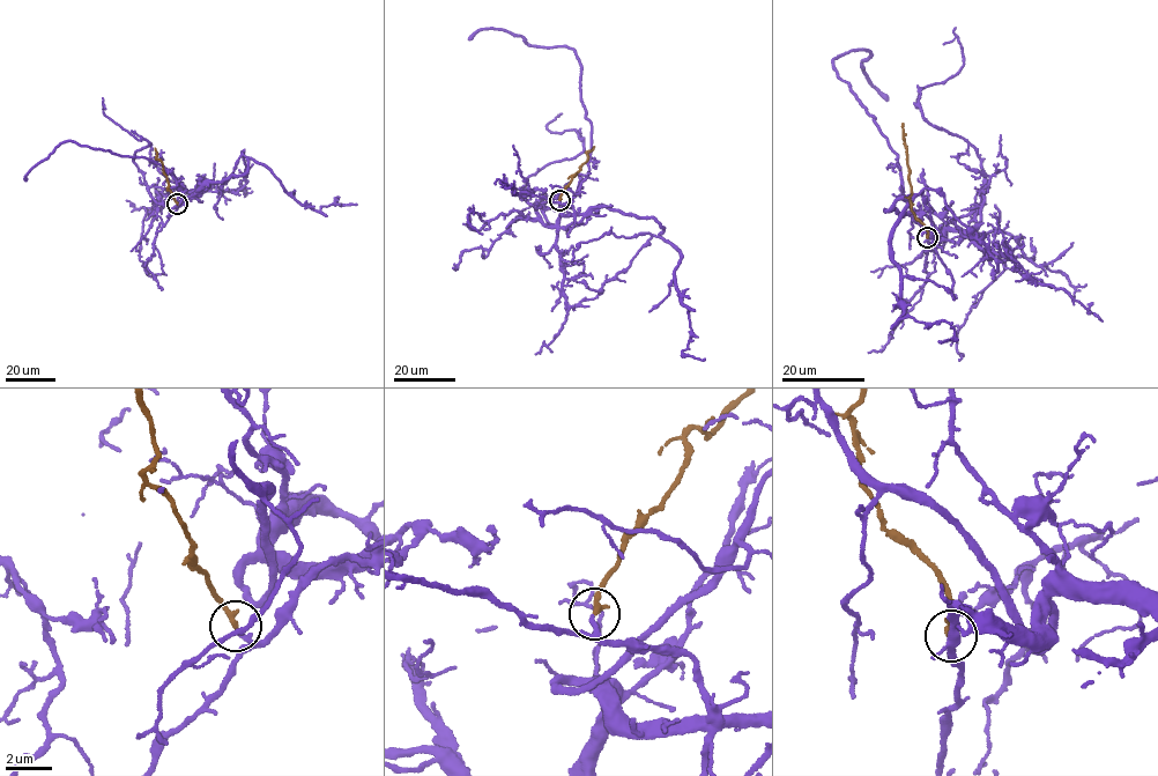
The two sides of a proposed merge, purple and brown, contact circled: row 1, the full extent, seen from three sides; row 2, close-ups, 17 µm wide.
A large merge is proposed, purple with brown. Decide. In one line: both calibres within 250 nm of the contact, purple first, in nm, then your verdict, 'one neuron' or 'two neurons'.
200 nm thick on the purple side, 260 nm on the other; one neuron

